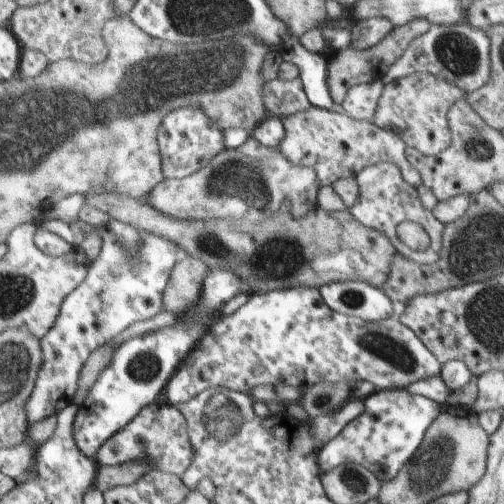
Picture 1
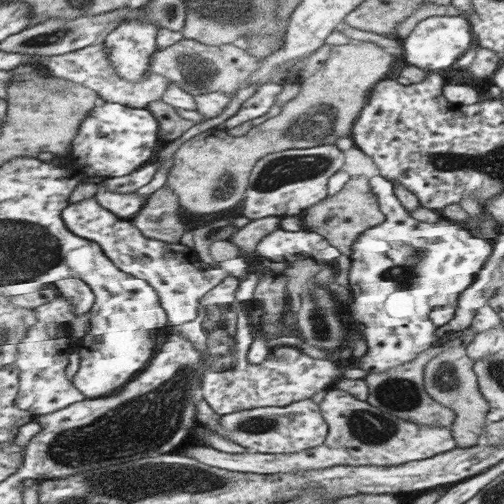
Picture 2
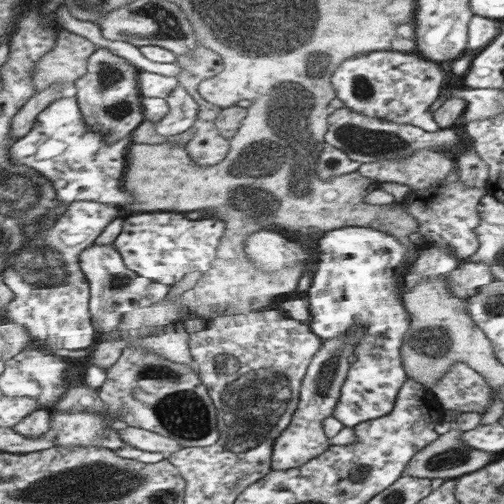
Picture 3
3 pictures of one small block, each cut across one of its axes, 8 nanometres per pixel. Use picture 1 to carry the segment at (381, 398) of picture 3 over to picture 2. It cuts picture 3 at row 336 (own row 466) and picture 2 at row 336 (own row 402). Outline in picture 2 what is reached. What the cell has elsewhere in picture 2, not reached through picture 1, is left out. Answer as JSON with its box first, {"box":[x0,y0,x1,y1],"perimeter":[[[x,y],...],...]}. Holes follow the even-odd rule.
{"box":[347,176,493,374],"perimeter":[[[371,176],[369,186],[377,198],[385,222],[357,236],[349,254],[347,288],[351,302],[347,306],[355,330],[365,338],[367,352],[353,364],[369,374],[389,372],[395,366],[409,366],[421,352],[437,340],[437,326],[429,314],[437,306],[459,306],[459,296],[475,282],[493,244],[469,232],[465,226],[447,218],[419,222],[407,214],[393,192],[393,182],[383,176]]]}

